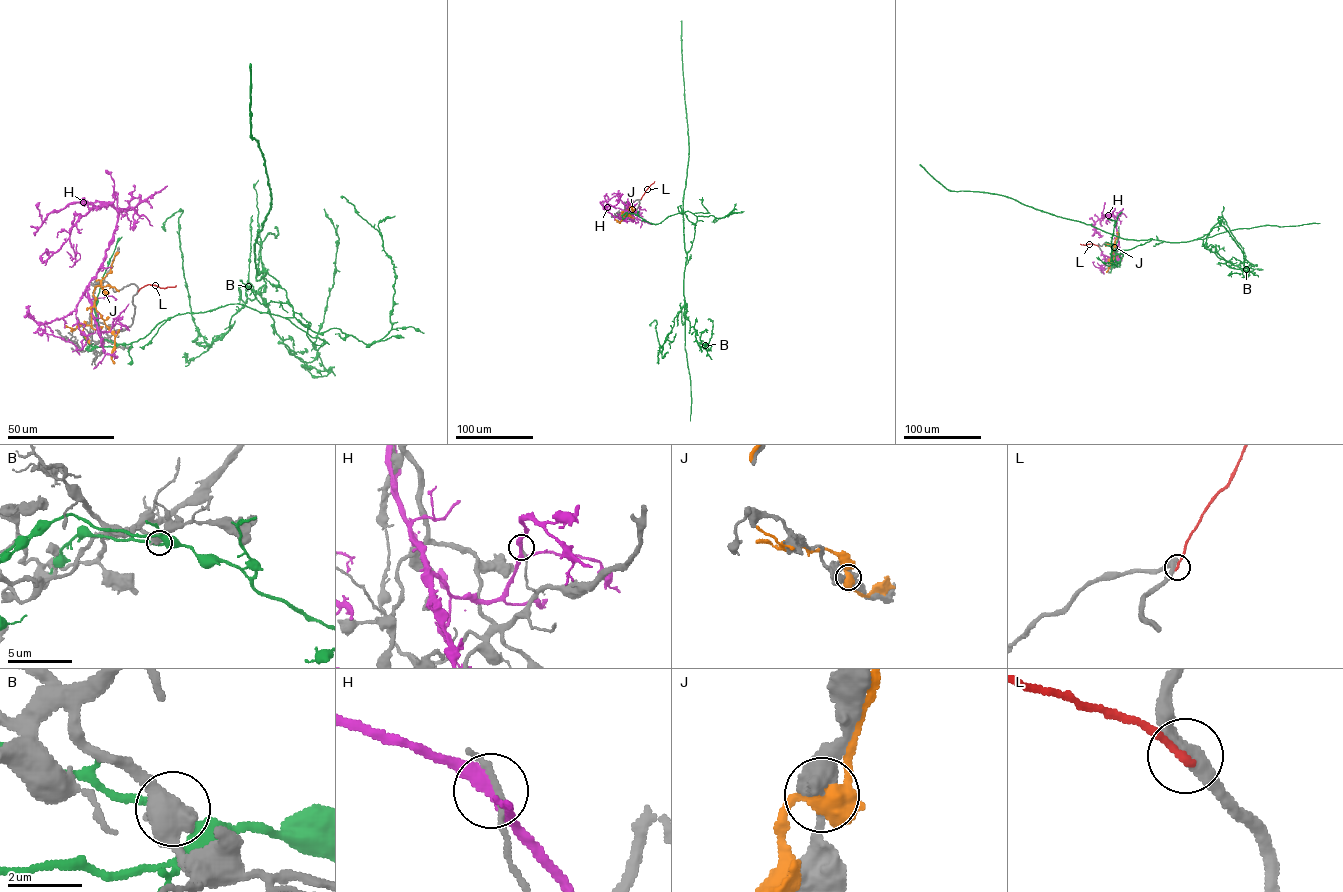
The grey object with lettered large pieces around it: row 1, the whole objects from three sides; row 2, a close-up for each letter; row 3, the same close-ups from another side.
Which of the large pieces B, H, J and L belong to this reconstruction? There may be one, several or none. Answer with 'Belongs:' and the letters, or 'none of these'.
Belongs: L

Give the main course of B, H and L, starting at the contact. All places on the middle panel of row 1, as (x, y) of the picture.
B: (633, 213), (655, 224), (677, 213), (693, 213), (690, 250), (685, 252), (684, 240), (689, 149), (681, 21)
H: (632, 211), (626, 210), (623, 219), (633, 217), (616, 195), (608, 199), (606, 193)
L: (641, 199), (654, 181)

